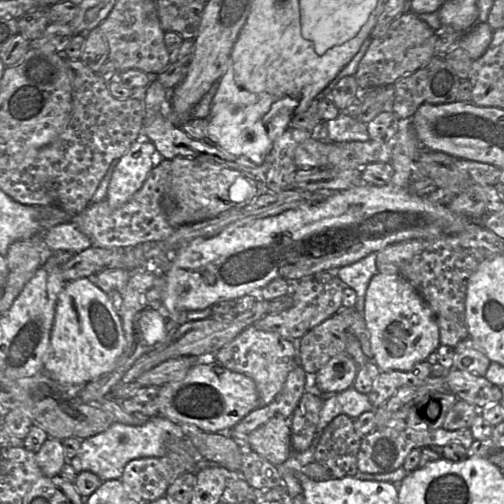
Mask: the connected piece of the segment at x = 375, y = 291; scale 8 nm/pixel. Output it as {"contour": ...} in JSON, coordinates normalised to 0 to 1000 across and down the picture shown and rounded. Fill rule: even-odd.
{"contour":[[[746,542],[728,571],[720,629],[734,661],[738,716],[754,736],[813,736],[873,687],[865,627],[821,567],[790,544]]]}

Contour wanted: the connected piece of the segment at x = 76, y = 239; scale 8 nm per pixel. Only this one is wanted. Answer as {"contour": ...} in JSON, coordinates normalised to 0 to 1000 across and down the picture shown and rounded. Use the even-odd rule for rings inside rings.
{"contour":[[[147,431],[91,456],[83,472],[97,500],[141,498],[153,504],[185,488],[181,474],[147,440]]]}

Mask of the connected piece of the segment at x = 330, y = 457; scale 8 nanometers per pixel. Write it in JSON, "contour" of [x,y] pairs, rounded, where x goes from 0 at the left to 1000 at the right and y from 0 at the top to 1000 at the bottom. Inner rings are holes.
{"contour":[[[685,823],[667,825],[643,851],[625,893],[625,917],[649,927],[661,948],[704,944],[708,940],[708,907],[716,885],[718,869],[702,849],[702,833]]]}

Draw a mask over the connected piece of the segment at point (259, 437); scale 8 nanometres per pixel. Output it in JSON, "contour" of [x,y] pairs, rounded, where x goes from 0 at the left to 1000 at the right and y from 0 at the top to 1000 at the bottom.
{"contour":[[[540,829],[492,863],[496,889],[542,923],[560,921],[577,901],[573,833]]]}

